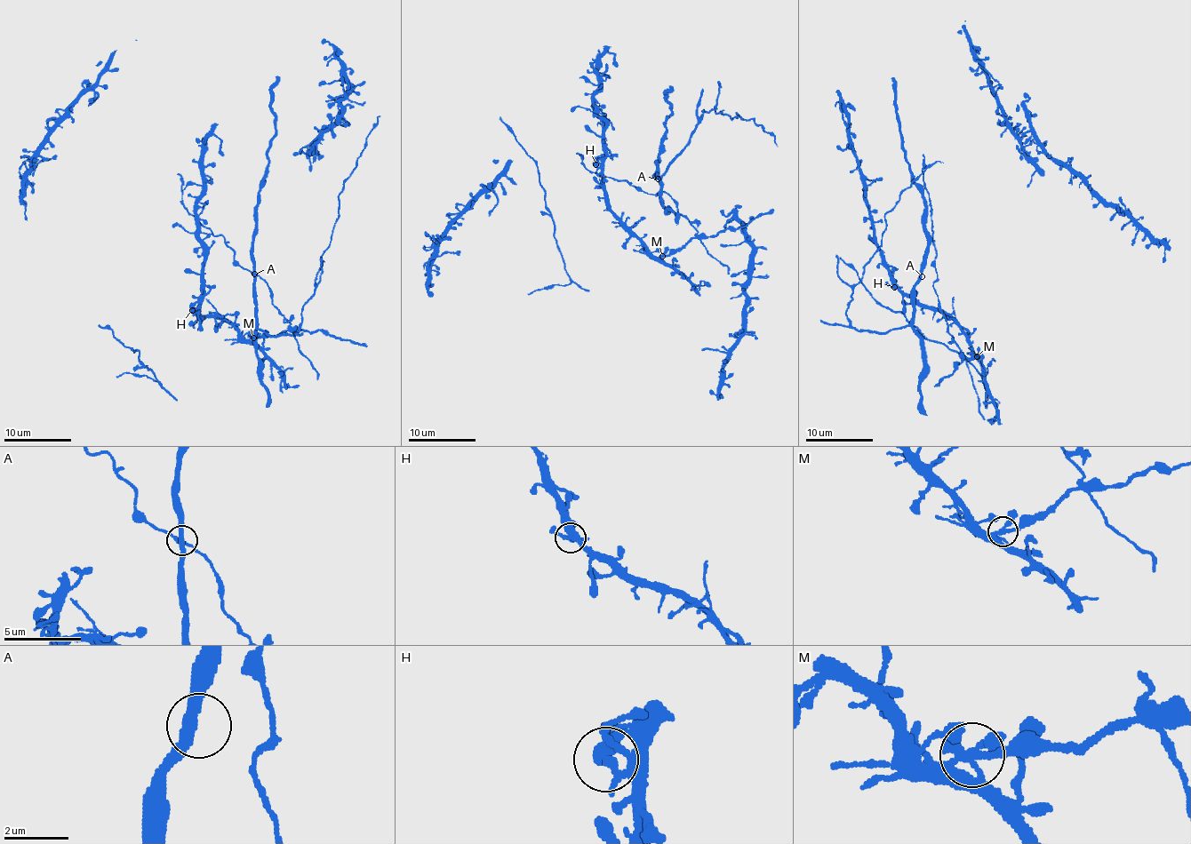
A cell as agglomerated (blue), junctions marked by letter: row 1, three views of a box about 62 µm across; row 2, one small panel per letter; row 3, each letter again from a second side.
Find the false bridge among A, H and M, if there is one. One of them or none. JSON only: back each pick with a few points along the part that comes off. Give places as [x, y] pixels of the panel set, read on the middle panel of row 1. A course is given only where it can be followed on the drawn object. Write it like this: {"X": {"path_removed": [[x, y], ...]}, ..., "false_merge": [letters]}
{"M": {"path_removed": [[663, 257], [681, 250], [697, 233], [672, 197], [588, 171], [581, 154], [576, 154]]}, "false_merge": ["M"]}

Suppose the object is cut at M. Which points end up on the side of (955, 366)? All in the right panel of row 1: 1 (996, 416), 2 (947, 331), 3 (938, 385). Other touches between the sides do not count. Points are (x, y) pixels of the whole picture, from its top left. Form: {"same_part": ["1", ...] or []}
{"same_part": ["2", "3"]}

